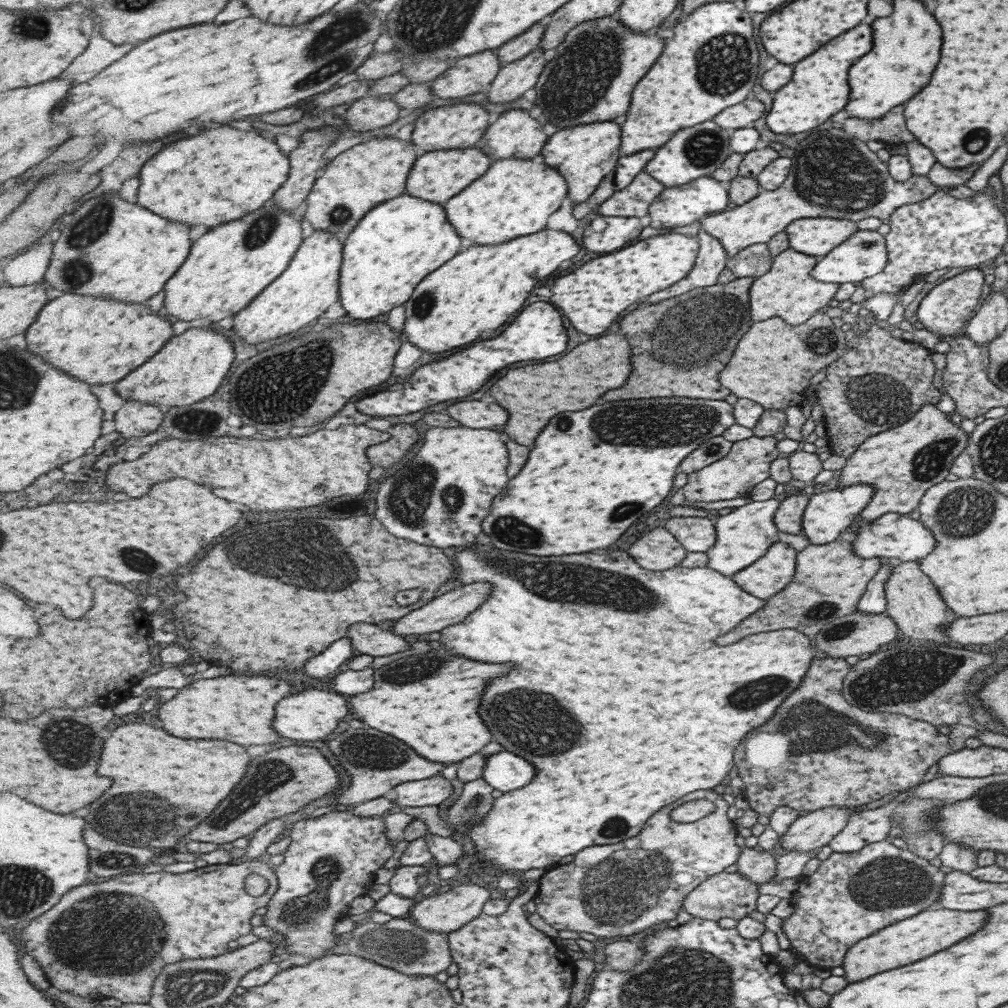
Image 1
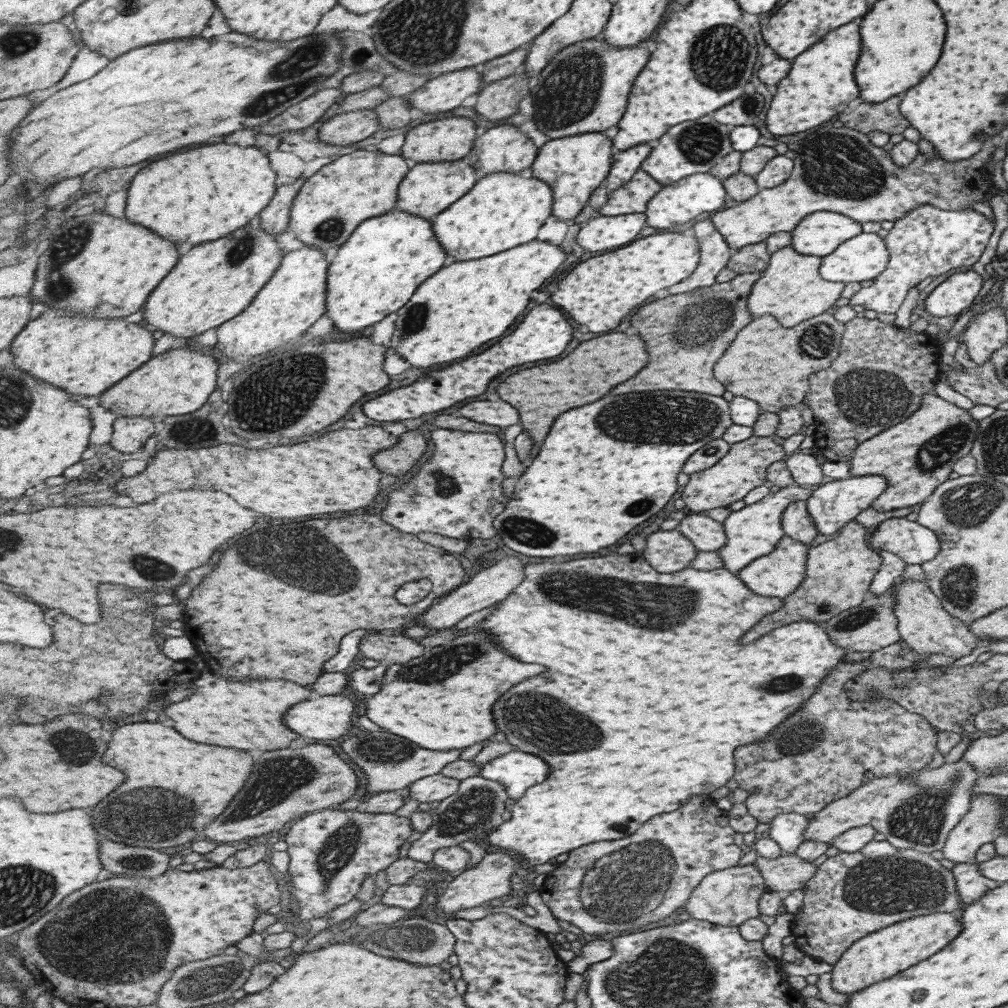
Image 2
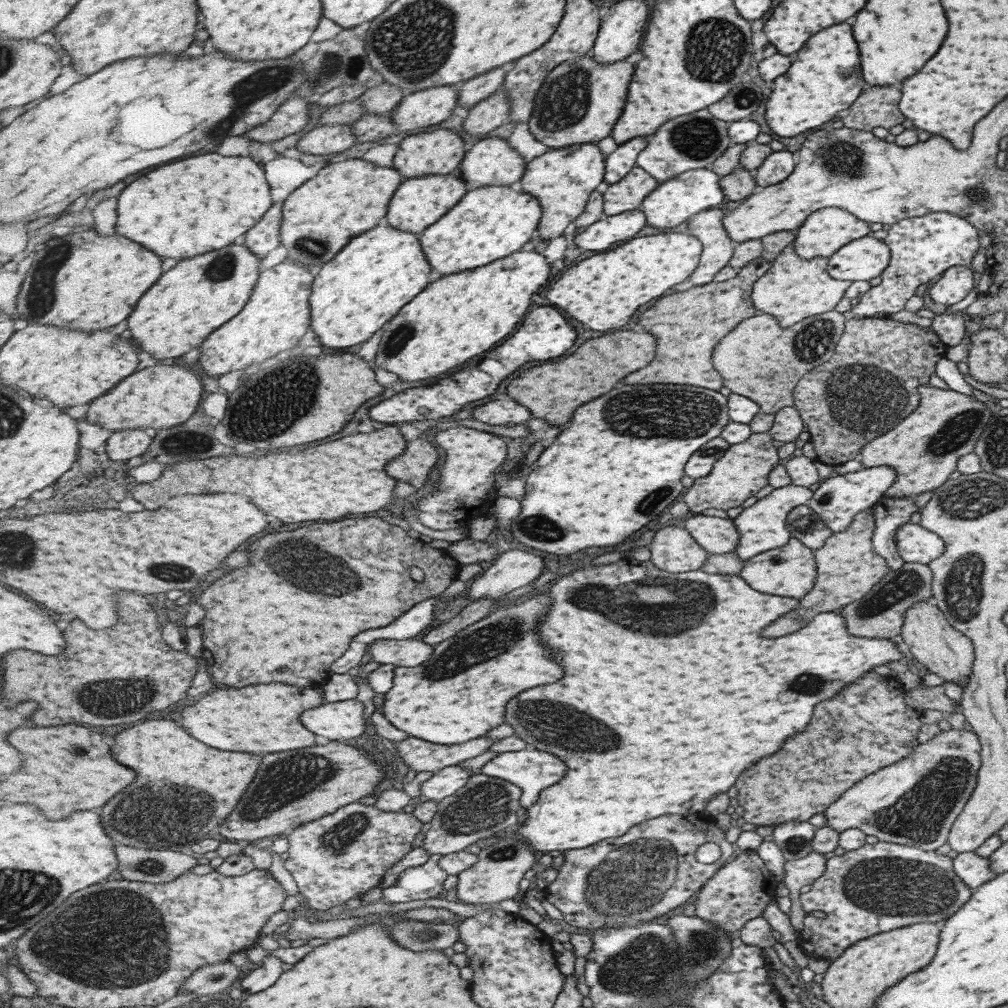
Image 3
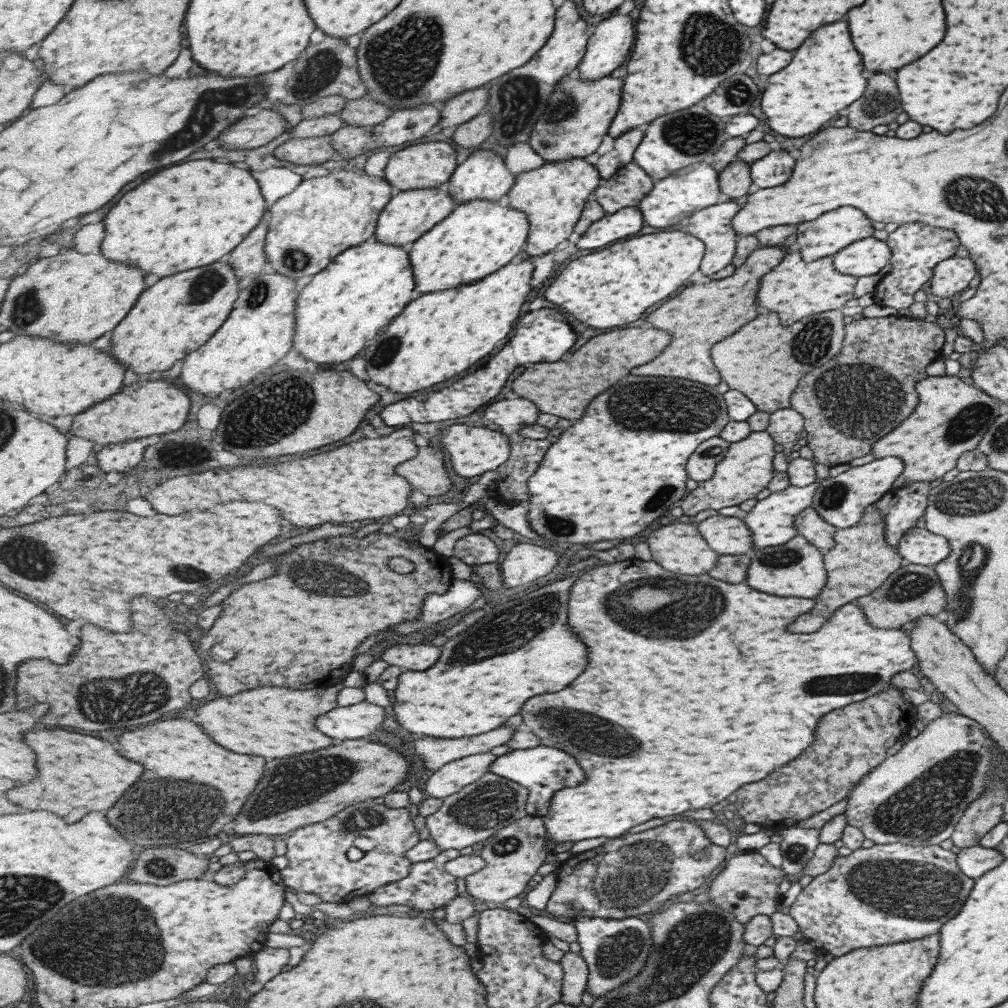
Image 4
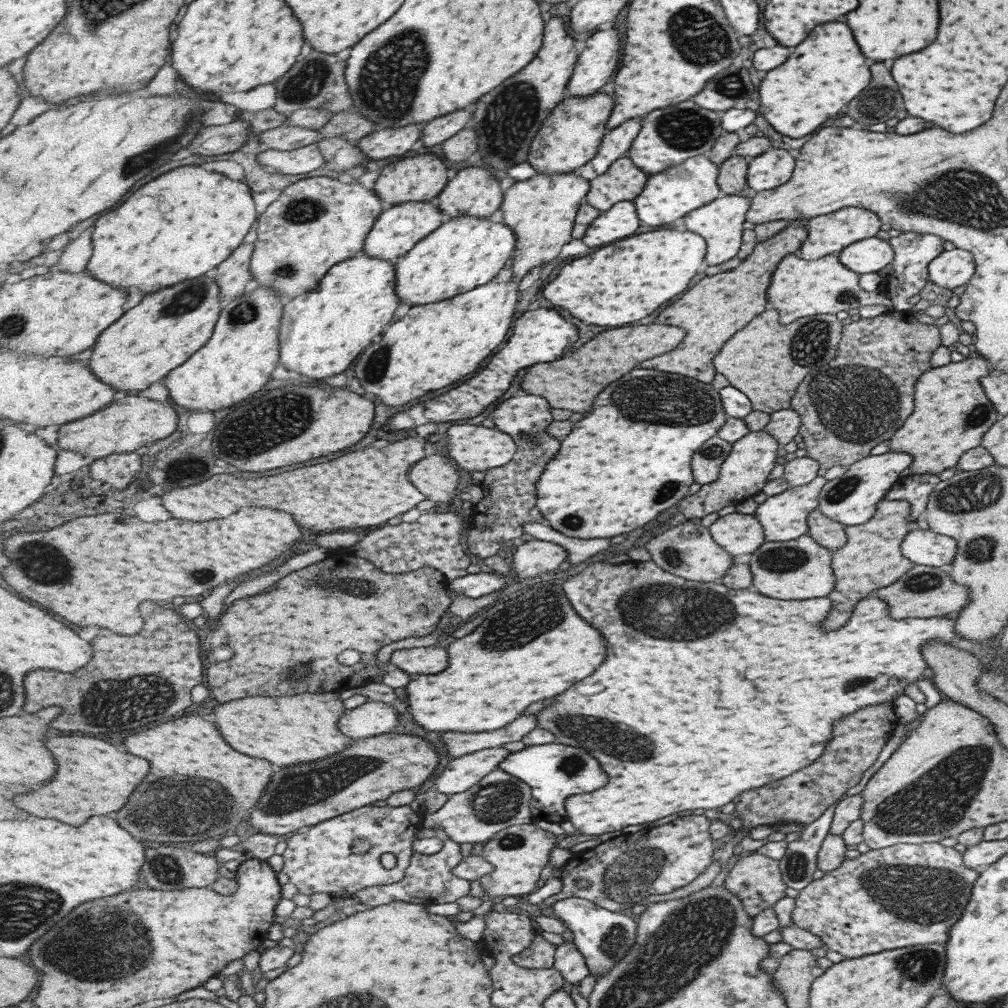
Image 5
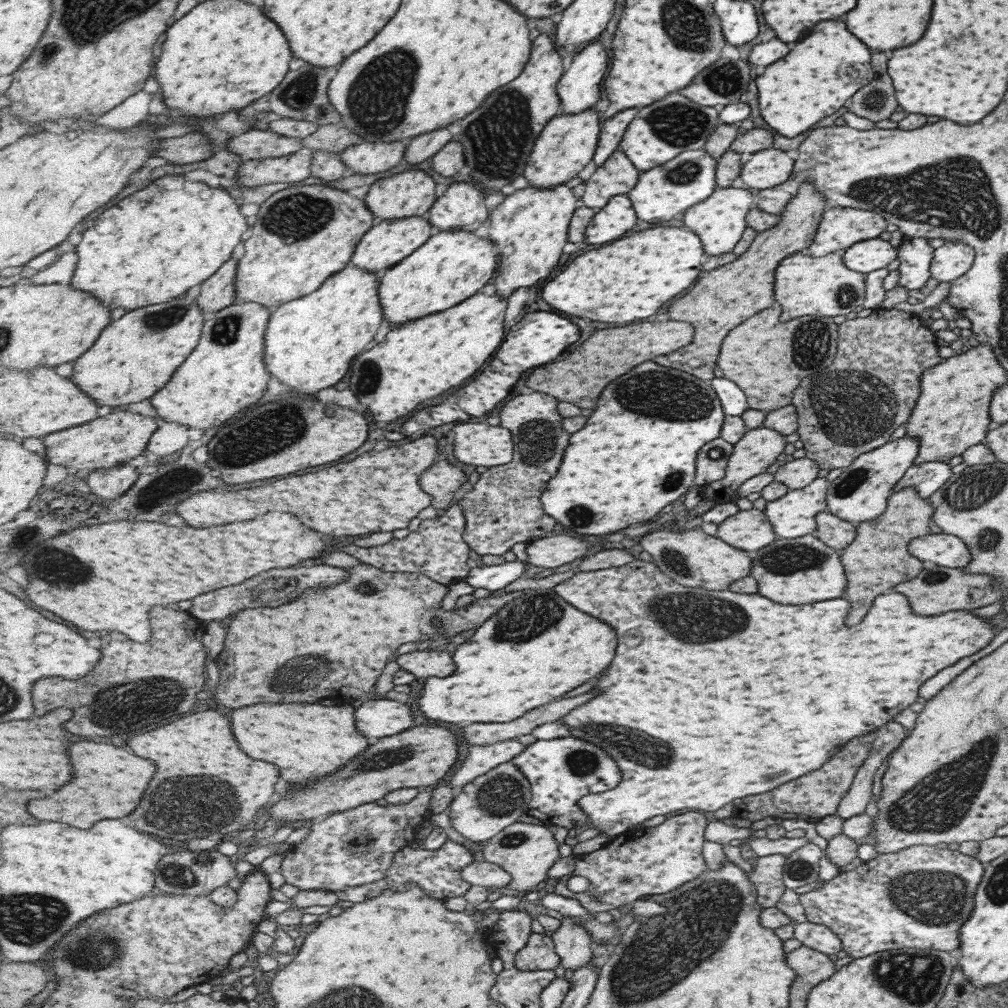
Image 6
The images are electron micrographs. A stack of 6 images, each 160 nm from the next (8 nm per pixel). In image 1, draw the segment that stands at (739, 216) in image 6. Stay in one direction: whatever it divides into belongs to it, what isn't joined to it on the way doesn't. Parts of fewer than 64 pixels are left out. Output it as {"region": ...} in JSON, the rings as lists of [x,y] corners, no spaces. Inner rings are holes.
{"region":[[[700,228],[698,239],[701,241],[701,254],[698,255],[696,267],[679,283],[657,292],[657,296],[649,296],[647,302],[655,304],[667,299],[681,296],[696,288],[712,287],[719,282],[719,274],[726,267],[727,253],[721,241],[705,229]]]}

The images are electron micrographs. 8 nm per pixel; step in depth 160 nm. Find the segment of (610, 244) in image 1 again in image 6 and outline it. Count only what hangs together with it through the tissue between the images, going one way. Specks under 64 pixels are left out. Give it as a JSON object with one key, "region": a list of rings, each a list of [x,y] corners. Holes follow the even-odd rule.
{"region":[[[617,196],[609,204],[609,208],[600,209],[593,217],[586,230],[586,240],[589,244],[607,244],[607,242],[613,242],[613,240],[623,238],[635,226],[637,226],[637,214],[635,214],[635,208],[633,208],[631,200],[627,196]]]}

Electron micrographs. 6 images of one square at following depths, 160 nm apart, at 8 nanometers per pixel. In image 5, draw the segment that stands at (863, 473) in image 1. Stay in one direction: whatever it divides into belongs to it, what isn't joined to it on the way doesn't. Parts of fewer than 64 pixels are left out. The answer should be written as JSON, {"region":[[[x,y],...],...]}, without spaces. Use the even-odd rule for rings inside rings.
{"region":[[[965,357],[963,360],[931,367],[918,376],[914,384],[913,408],[906,416],[903,424],[897,432],[888,439],[889,451],[906,452],[912,461],[909,467],[901,473],[901,476],[913,476],[914,474],[938,474],[945,469],[952,468],[958,463],[959,457],[969,449],[980,445],[983,433],[1002,415],[993,408],[991,401],[985,396],[979,381],[988,376],[990,366],[984,357]]]}

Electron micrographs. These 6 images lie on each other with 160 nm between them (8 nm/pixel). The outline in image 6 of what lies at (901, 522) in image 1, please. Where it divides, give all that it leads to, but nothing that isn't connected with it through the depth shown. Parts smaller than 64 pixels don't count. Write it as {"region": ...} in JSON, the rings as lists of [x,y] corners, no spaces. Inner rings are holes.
{"region":[[[929,534],[909,541],[907,550],[925,565],[961,569],[969,560],[969,552],[957,536]]]}

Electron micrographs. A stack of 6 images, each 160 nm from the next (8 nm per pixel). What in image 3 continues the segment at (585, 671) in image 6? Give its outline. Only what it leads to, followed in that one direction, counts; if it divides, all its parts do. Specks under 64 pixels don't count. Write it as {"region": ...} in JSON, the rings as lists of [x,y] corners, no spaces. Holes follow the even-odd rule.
{"region":[[[531,596],[514,604],[492,610],[479,622],[469,625],[453,638],[437,644],[431,660],[417,668],[395,669],[395,688],[387,694],[385,716],[389,722],[415,738],[423,738],[435,744],[461,744],[479,736],[485,736],[491,728],[505,722],[507,704],[521,692],[559,682],[565,676],[561,664],[551,660],[551,650],[541,642],[539,622],[551,606],[551,596]]]}

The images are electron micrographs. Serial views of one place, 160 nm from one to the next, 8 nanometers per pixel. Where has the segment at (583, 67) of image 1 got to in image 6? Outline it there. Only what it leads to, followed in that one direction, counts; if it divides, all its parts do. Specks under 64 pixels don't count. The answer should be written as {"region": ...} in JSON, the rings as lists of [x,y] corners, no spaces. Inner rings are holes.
{"region":[[[595,109],[585,112],[559,113],[541,132],[536,140],[532,155],[526,164],[524,175],[530,185],[551,188],[577,178],[585,166],[594,160],[600,142],[602,123]]]}

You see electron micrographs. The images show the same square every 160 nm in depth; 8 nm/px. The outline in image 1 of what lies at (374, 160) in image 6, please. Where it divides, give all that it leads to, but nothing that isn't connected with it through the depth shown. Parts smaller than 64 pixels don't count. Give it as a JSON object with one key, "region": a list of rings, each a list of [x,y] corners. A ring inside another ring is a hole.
{"region":[[[484,51],[461,58],[432,81],[436,98],[465,98],[477,92],[486,93],[502,69],[502,62],[496,51]]]}

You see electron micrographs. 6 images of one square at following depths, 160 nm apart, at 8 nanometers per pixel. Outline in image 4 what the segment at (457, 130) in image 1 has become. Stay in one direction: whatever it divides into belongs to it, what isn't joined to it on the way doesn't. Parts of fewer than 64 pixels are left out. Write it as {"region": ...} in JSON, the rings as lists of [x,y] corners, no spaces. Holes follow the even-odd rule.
{"region":[[[431,141],[409,145],[395,153],[386,166],[384,178],[392,184],[394,197],[400,192],[414,188],[446,187],[457,167],[457,150],[453,148],[453,145],[451,146],[451,143]]]}

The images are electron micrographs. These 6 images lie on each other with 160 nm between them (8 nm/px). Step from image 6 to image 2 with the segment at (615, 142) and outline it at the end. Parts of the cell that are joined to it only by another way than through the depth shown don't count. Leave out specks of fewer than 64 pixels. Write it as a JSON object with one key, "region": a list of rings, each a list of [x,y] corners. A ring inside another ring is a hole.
{"region":[[[637,144],[628,151],[616,152],[612,171],[608,176],[608,186],[612,190],[627,184],[633,175],[642,168],[643,161],[651,154],[651,144]]]}

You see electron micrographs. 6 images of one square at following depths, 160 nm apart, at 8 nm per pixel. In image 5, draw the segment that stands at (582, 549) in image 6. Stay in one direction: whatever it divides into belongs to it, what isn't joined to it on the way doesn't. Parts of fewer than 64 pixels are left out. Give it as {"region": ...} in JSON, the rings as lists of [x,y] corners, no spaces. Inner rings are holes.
{"region":[[[525,538],[525,542],[510,555],[517,575],[531,578],[545,572],[557,573],[557,568],[569,558],[569,551],[554,542]]]}

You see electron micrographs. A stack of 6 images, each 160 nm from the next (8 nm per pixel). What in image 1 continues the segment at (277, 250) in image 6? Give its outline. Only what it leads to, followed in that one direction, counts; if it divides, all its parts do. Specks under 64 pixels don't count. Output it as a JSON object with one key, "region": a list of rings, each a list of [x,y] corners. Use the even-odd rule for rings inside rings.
{"region":[[[396,137],[375,138],[346,150],[334,158],[317,179],[304,218],[314,230],[326,230],[348,238],[369,211],[406,193],[409,175],[425,153],[412,141]]]}

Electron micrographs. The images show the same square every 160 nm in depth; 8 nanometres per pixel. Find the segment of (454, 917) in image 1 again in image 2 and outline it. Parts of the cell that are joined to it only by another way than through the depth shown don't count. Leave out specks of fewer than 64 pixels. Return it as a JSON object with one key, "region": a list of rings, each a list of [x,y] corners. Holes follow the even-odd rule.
{"region":[[[501,849],[499,852],[486,853],[474,867],[463,871],[445,887],[445,891],[437,903],[443,910],[445,919],[447,921],[453,919],[459,910],[477,908],[491,900],[495,901],[495,898],[507,897],[507,894],[511,894],[511,878],[515,876],[517,868],[520,868],[519,860],[513,858],[511,851]]]}

